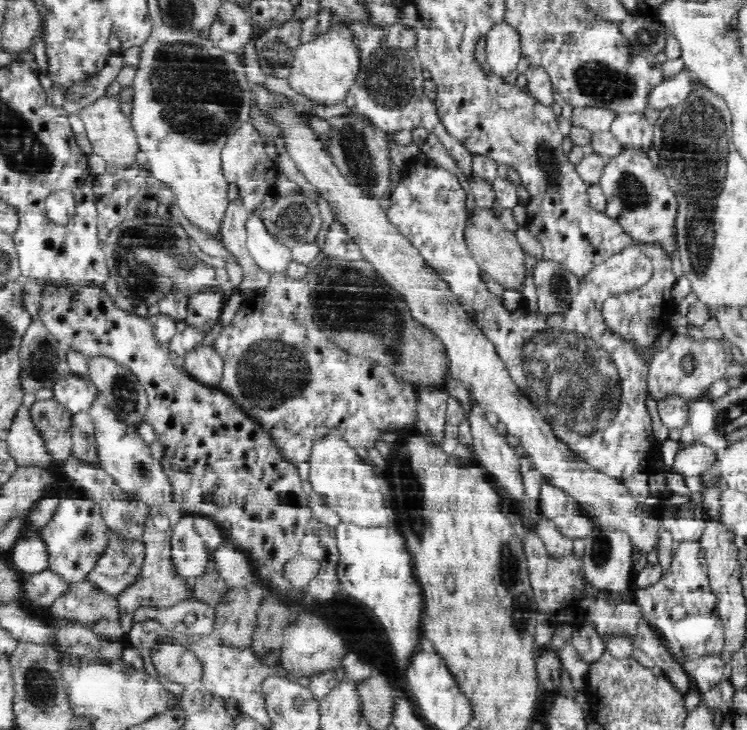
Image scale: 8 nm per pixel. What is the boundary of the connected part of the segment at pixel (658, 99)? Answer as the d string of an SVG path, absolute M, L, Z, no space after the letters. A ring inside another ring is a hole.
M684 68L678 74L665 78L652 90L644 100L644 110L663 111L668 107L675 107L689 95L689 79L692 78L691 72Z

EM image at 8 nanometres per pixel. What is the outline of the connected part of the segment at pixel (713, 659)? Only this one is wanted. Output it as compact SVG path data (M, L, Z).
M702 655L681 661L686 674L696 683L701 694L722 682L722 671L726 662L720 655Z

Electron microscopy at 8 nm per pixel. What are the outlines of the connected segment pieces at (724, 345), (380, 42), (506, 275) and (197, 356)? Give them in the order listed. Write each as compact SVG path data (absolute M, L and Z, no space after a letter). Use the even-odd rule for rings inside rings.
M673 334L671 339L652 359L647 373L647 391L654 400L659 401L666 397L678 396L687 401L698 401L707 394L710 385L724 377L726 356L731 353L731 339L724 335L723 338L702 338L694 340L684 334ZM692 354L695 358L695 370L685 374L679 367L685 355Z
M392 22L384 27L371 27L364 24L350 25L354 27L361 48L361 69L358 81L350 89L345 104L358 112L369 116L369 119L387 133L399 130L414 130L424 126L434 132L443 143L450 156L456 161L456 166L462 170L464 178L470 186L476 179L473 167L473 154L464 145L448 136L437 113L435 101L424 92L423 66L420 62L417 32L404 22Z
M476 209L466 230L467 246L481 272L487 274L504 290L522 293L526 278L526 255L518 244L515 234L506 230L493 210Z
M213 335L184 354L183 370L200 383L217 388L223 373L223 357Z

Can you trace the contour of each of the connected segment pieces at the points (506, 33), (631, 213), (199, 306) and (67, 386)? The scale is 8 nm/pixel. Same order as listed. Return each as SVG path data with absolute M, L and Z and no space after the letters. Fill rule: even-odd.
M503 22L492 26L484 38L484 54L490 72L508 76L522 58L520 35Z
M632 149L623 150L616 158L606 162L599 185L607 200L604 214L624 227L632 239L646 244L668 244L672 252L676 238L676 197L665 181L663 169L656 168L648 155Z
M208 291L187 298L185 324L201 328L213 327L222 314L225 302L220 291Z
M74 374L56 381L51 389L52 398L64 405L66 410L72 414L88 410L97 394L97 390L90 378L82 379Z

